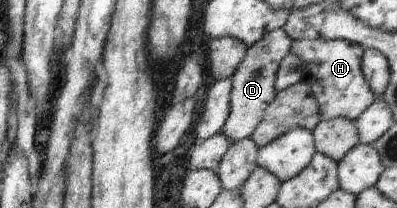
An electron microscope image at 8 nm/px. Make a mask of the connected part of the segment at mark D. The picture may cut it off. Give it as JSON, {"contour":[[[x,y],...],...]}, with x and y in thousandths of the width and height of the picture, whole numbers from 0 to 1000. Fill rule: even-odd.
{"contour":[[[713,135],[675,154],[650,202],[625,226],[610,298],[582,365],[579,538],[557,639],[587,683],[632,663],[640,620],[655,596],[670,514],[690,481],[695,361],[715,274],[733,245],[738,192]]]}

